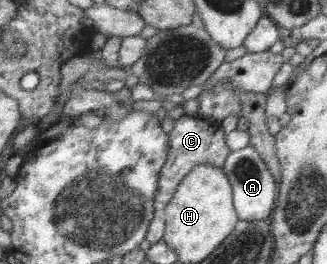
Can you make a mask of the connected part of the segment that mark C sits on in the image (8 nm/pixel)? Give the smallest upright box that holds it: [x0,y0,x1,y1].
[152,115,230,215]

